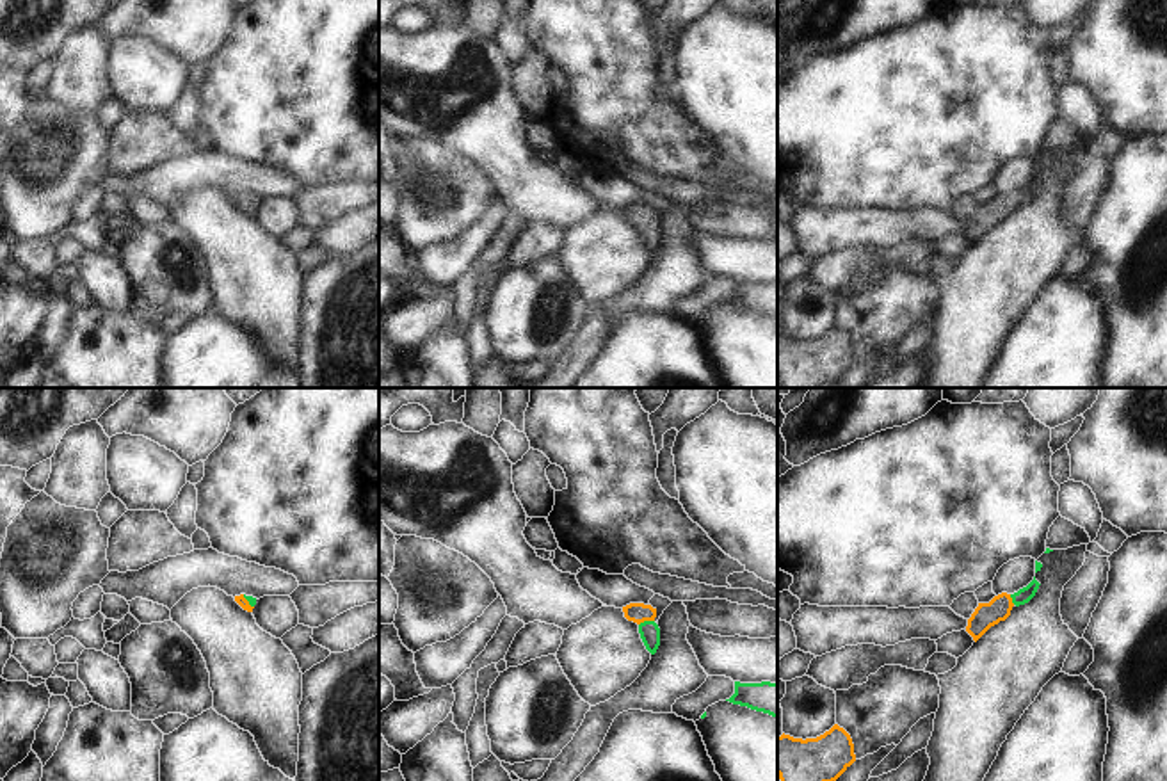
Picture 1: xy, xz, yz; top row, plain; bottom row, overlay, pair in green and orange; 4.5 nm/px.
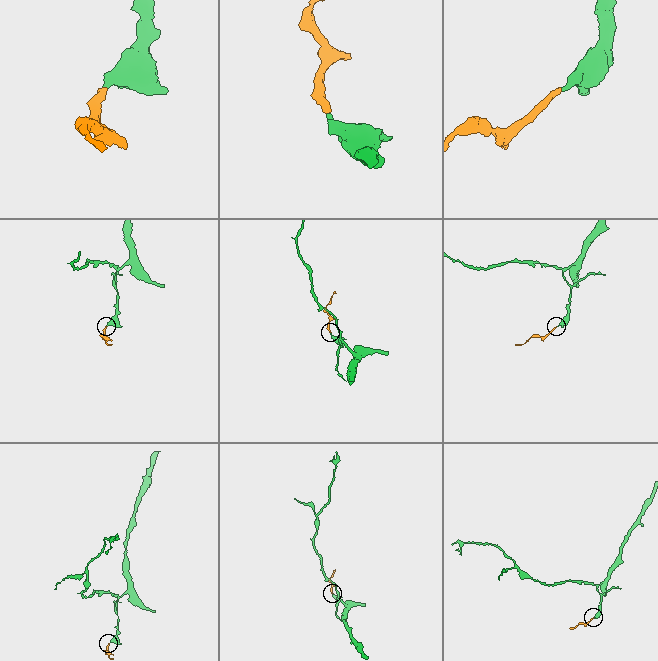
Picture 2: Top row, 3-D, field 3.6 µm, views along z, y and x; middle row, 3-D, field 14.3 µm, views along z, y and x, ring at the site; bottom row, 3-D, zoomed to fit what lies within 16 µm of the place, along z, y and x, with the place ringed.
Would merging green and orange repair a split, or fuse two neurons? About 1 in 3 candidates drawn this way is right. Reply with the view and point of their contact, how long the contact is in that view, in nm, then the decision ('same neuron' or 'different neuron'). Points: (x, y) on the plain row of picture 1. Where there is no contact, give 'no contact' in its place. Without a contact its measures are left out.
xz (646, 223) | 80 nm | same neuron

